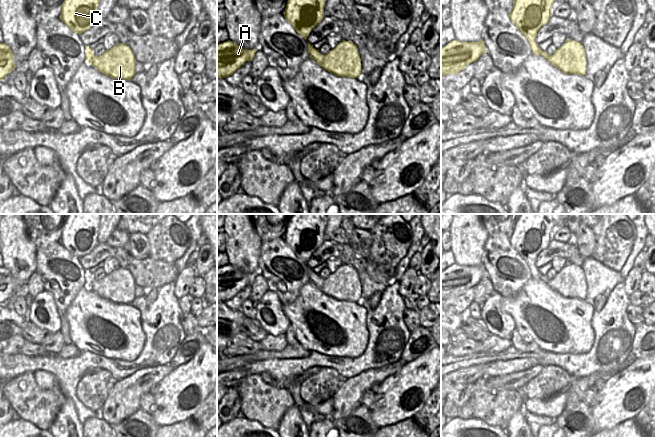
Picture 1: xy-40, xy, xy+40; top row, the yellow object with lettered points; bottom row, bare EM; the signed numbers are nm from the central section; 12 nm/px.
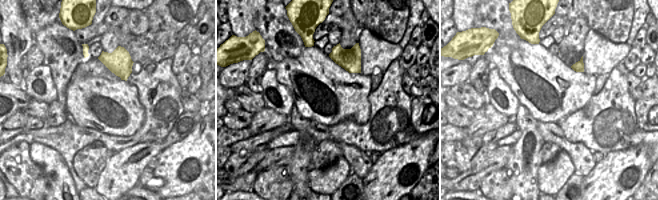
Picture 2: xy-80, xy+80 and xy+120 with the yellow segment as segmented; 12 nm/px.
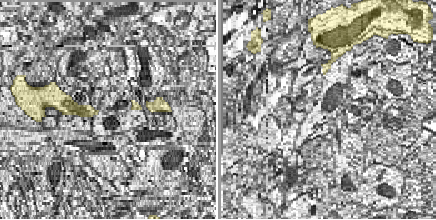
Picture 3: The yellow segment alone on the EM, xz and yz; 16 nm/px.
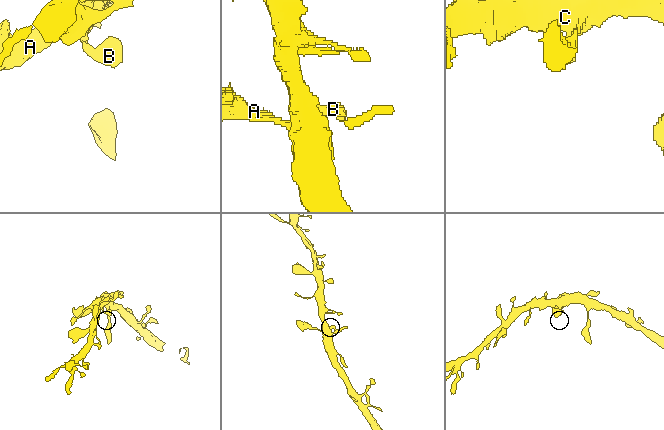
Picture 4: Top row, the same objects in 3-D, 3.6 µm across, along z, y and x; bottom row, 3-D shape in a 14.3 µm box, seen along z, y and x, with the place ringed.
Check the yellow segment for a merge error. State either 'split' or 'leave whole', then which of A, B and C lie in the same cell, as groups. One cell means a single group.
leave whole | A B C

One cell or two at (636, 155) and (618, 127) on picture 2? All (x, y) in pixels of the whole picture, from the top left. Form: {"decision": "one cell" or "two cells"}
{"decision": "two cells"}

